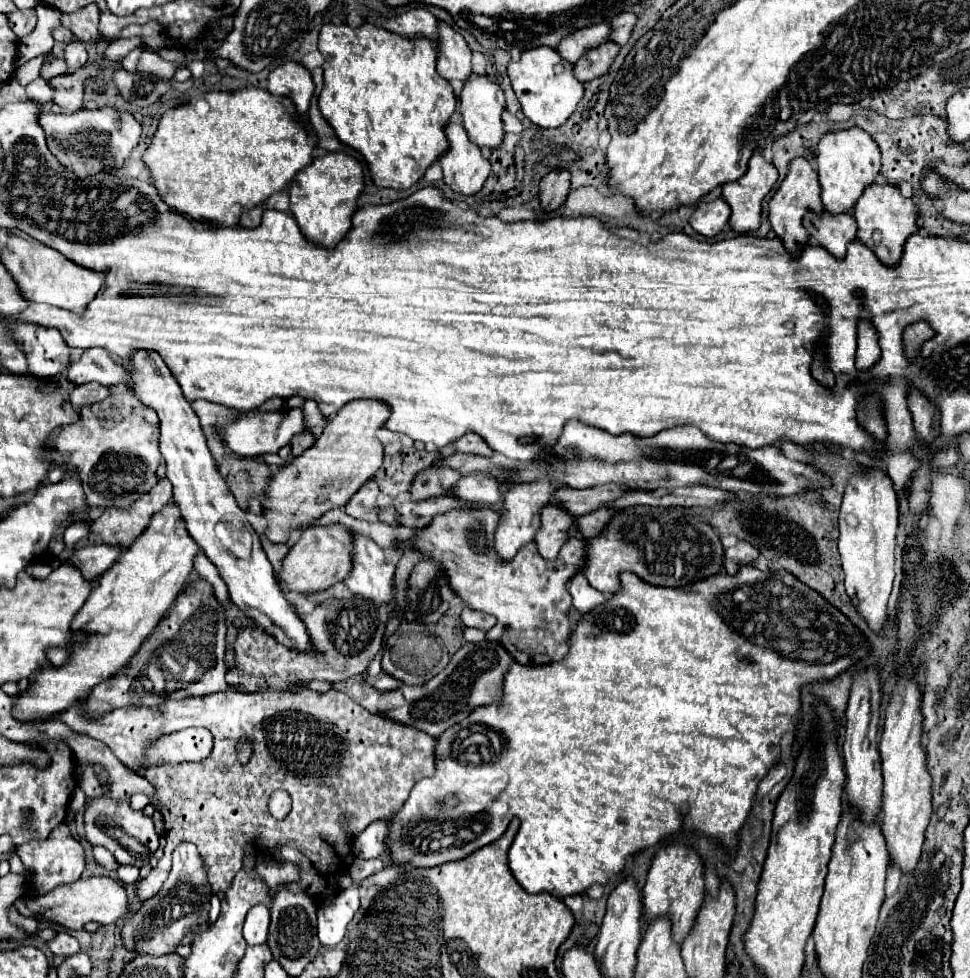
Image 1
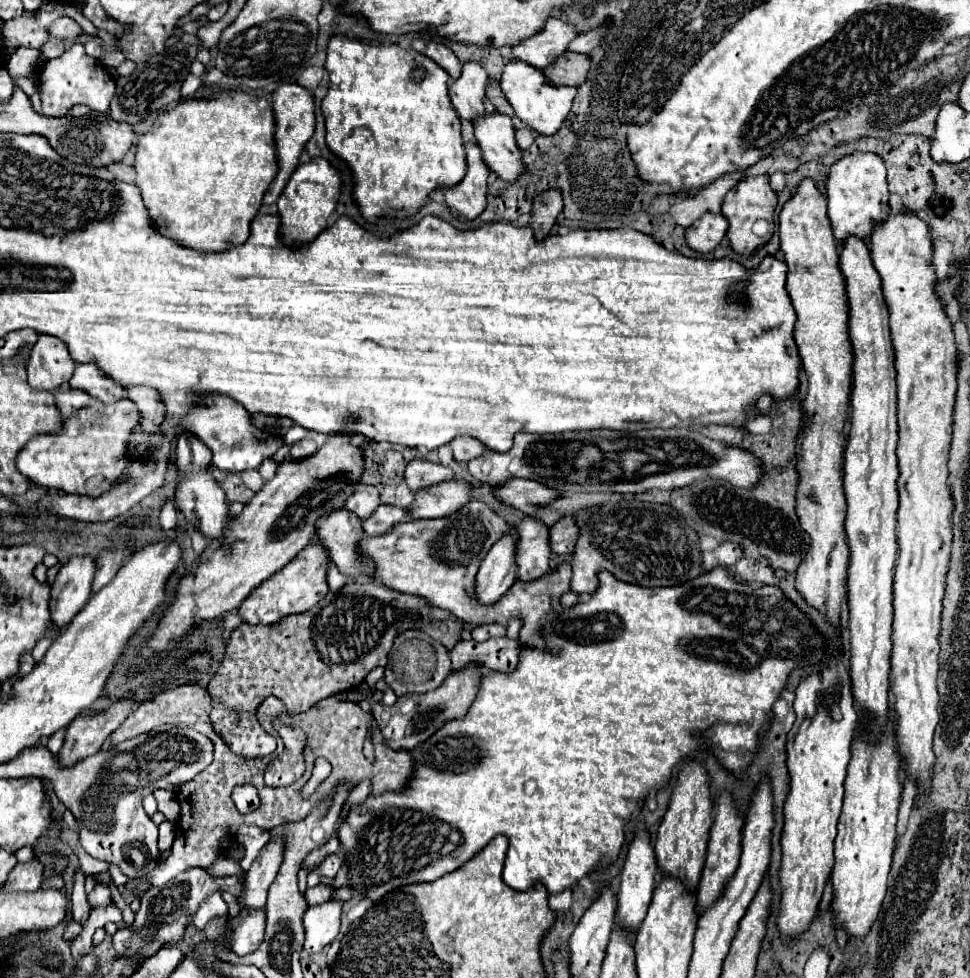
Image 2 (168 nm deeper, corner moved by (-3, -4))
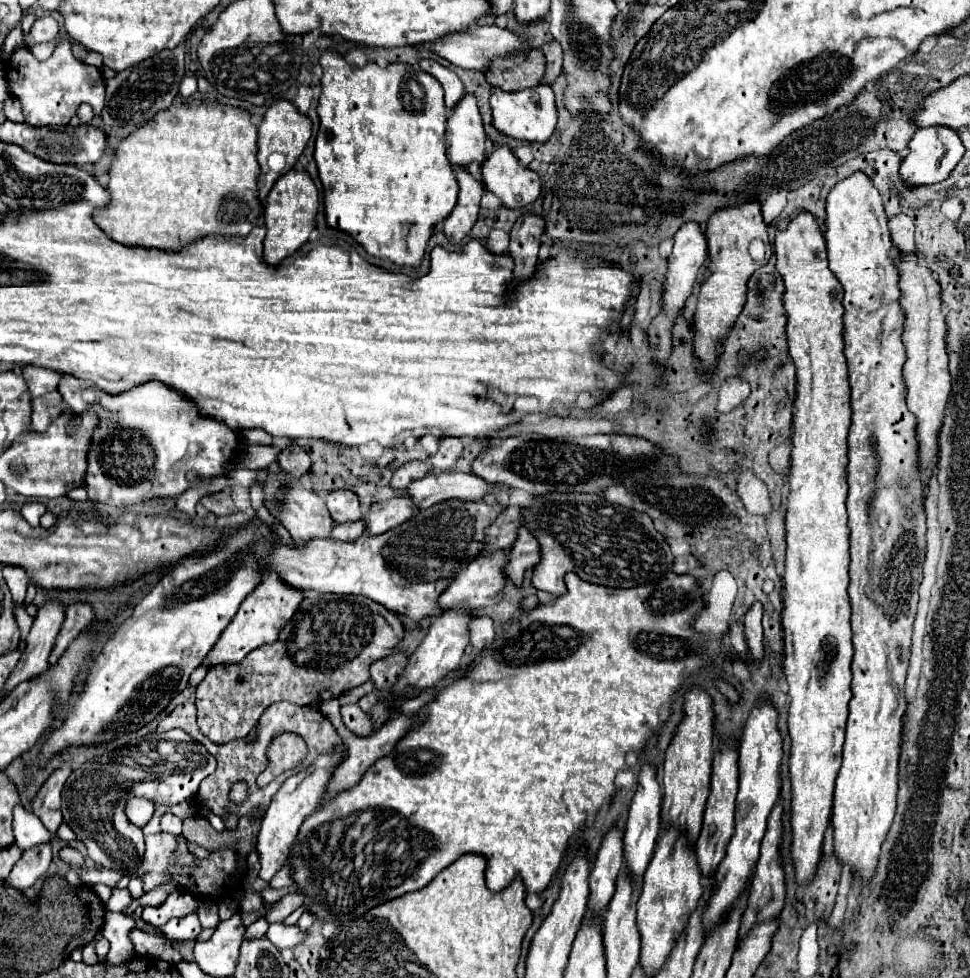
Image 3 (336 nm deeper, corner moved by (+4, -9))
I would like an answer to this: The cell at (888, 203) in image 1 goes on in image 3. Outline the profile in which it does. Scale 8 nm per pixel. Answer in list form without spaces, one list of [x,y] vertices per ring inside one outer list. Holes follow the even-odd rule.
[[[901,255],[899,267],[899,287],[901,287],[901,307],[905,311],[905,331],[903,343],[907,347],[907,363],[903,367],[903,377],[907,383],[907,407],[917,417],[917,441],[919,441],[919,465],[923,481],[931,479],[929,461],[937,451],[937,435],[943,423],[945,403],[951,391],[951,377],[947,369],[947,351],[945,351],[945,317],[941,313],[939,283],[927,267],[919,267],[917,255]]]

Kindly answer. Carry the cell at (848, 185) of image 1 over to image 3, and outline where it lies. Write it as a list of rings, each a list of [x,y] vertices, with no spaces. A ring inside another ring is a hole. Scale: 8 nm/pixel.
[[[851,175],[837,183],[827,197],[827,255],[829,269],[845,289],[845,357],[849,363],[853,423],[849,429],[849,529],[851,529],[851,583],[849,597],[853,605],[853,697],[849,701],[849,721],[843,745],[843,763],[837,773],[833,805],[833,851],[841,863],[861,873],[867,883],[879,859],[881,843],[893,823],[897,795],[897,763],[901,743],[901,717],[907,709],[905,677],[911,655],[913,621],[919,603],[919,585],[925,559],[925,483],[919,469],[917,419],[905,405],[907,385],[903,381],[905,345],[901,341],[905,313],[899,305],[899,271],[891,259],[891,235],[879,191],[867,175]]]

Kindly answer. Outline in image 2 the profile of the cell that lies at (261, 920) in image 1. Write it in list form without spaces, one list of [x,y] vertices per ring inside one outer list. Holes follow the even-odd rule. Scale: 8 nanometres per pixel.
[[[264,910],[252,912],[232,922],[232,950],[238,956],[246,956],[256,950],[264,942],[264,930],[266,930],[266,914]]]

